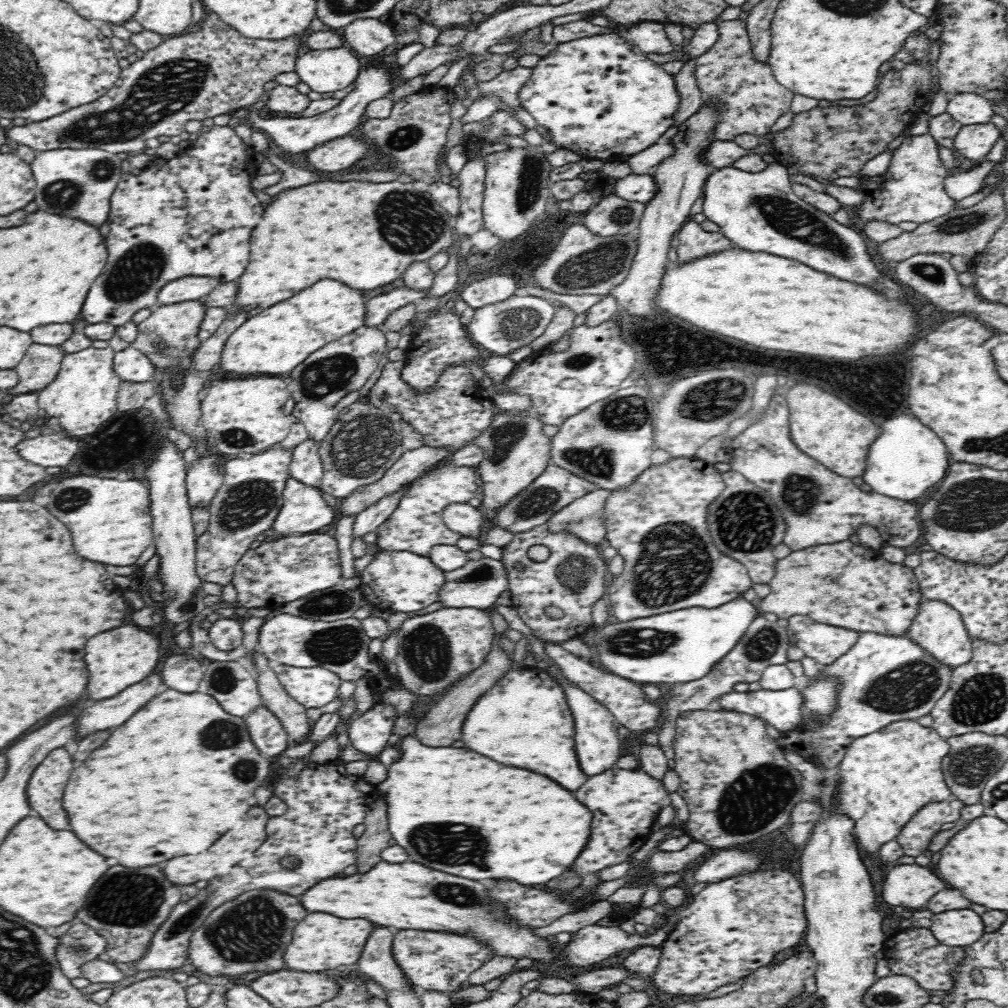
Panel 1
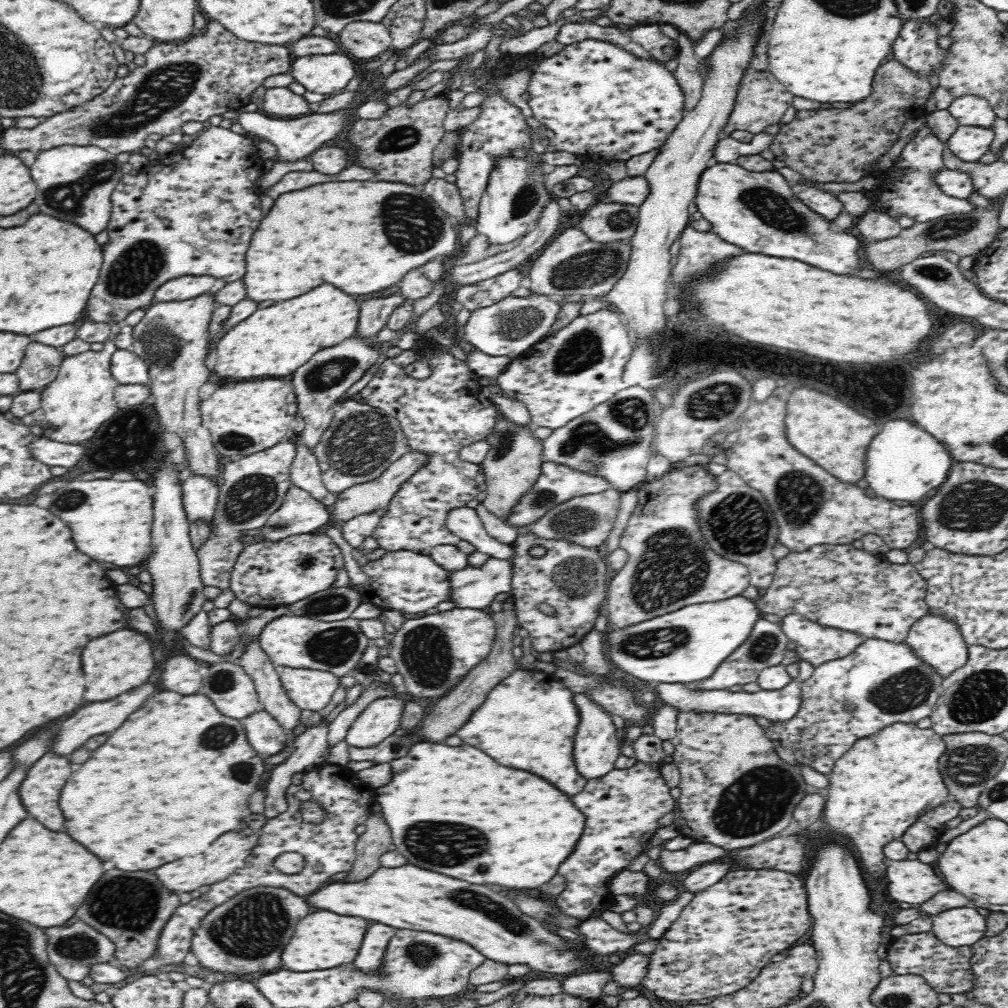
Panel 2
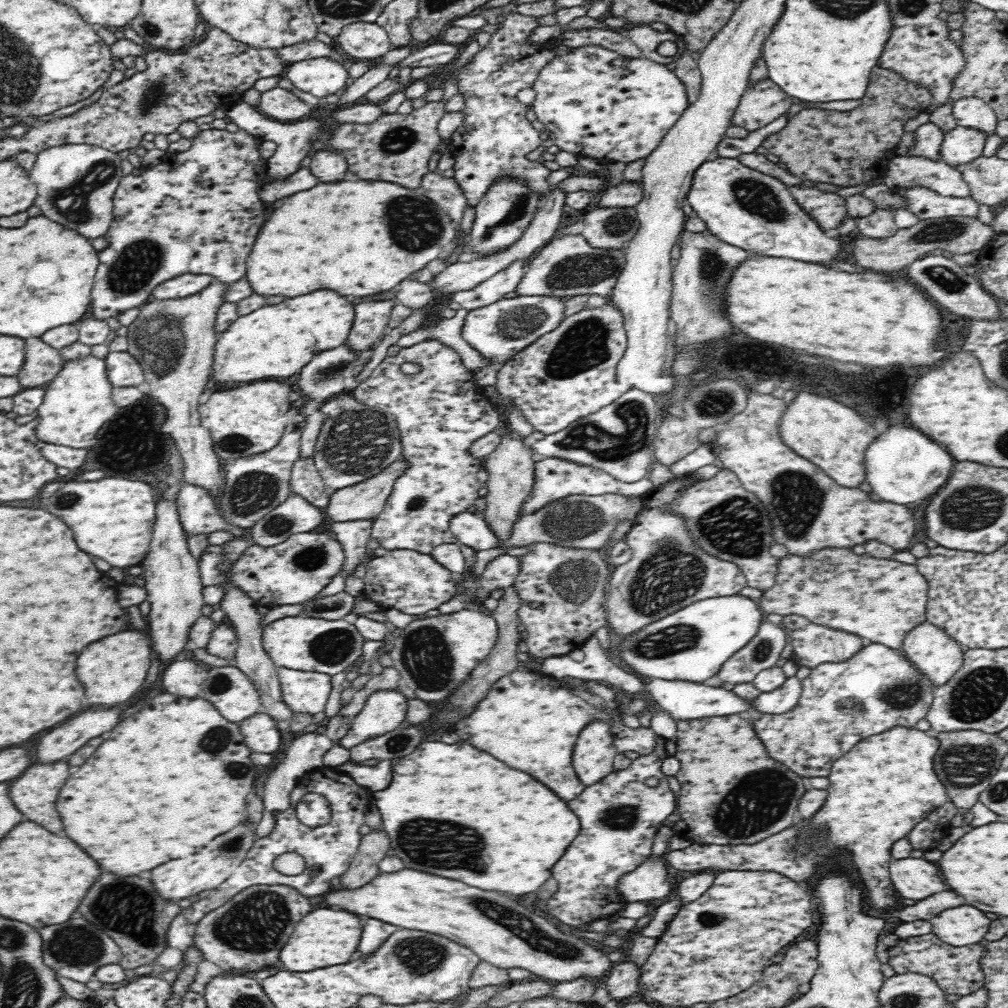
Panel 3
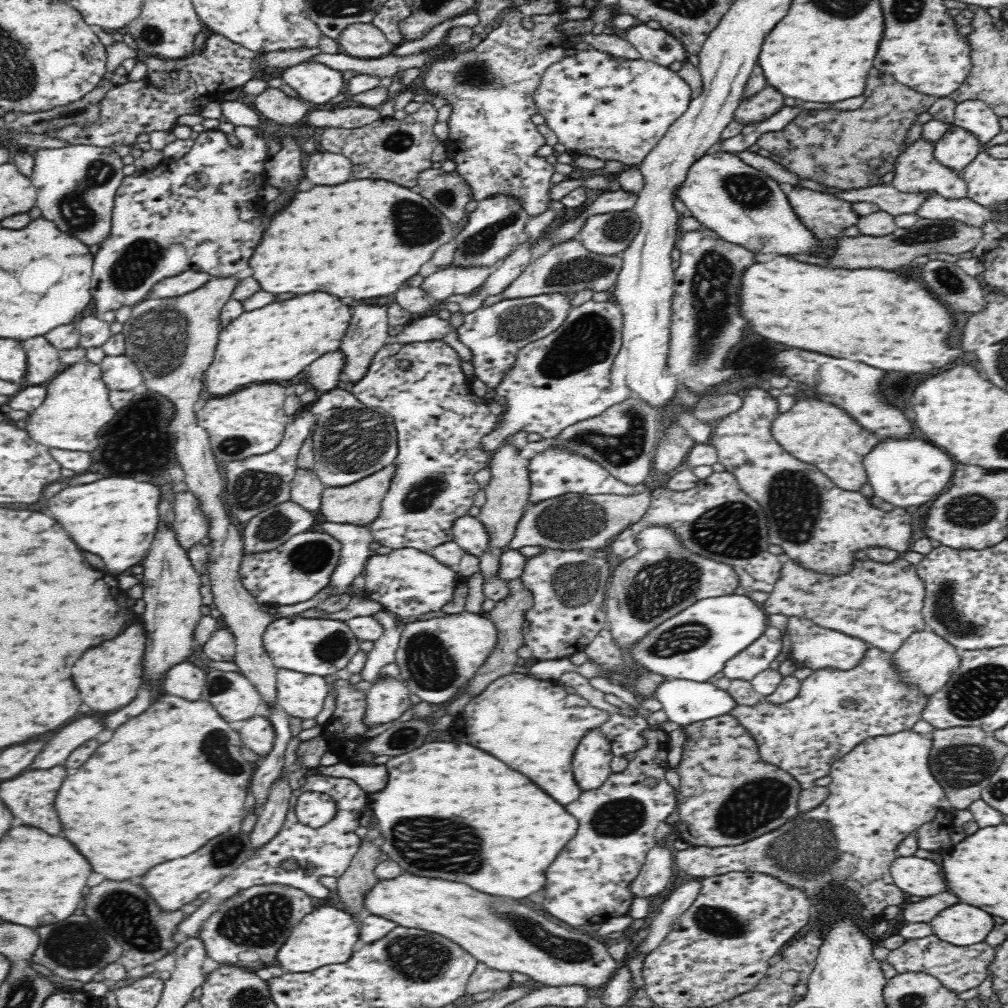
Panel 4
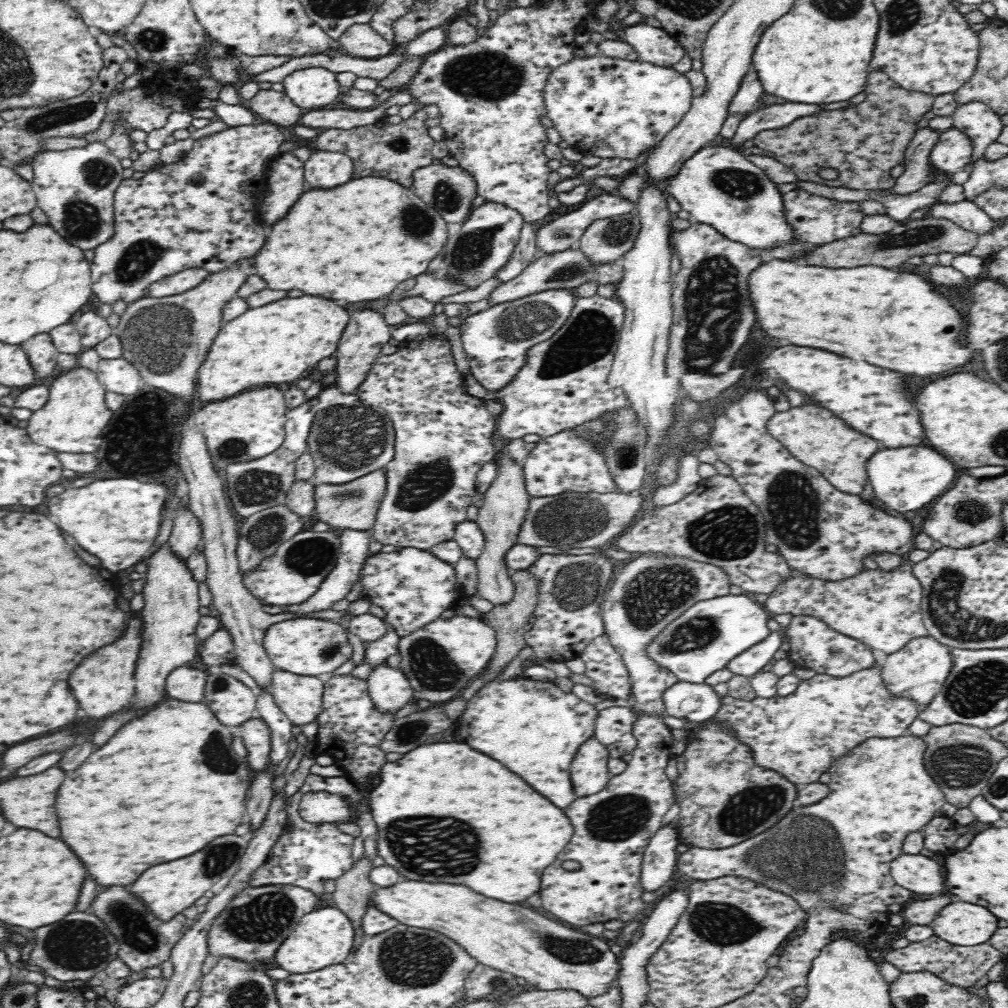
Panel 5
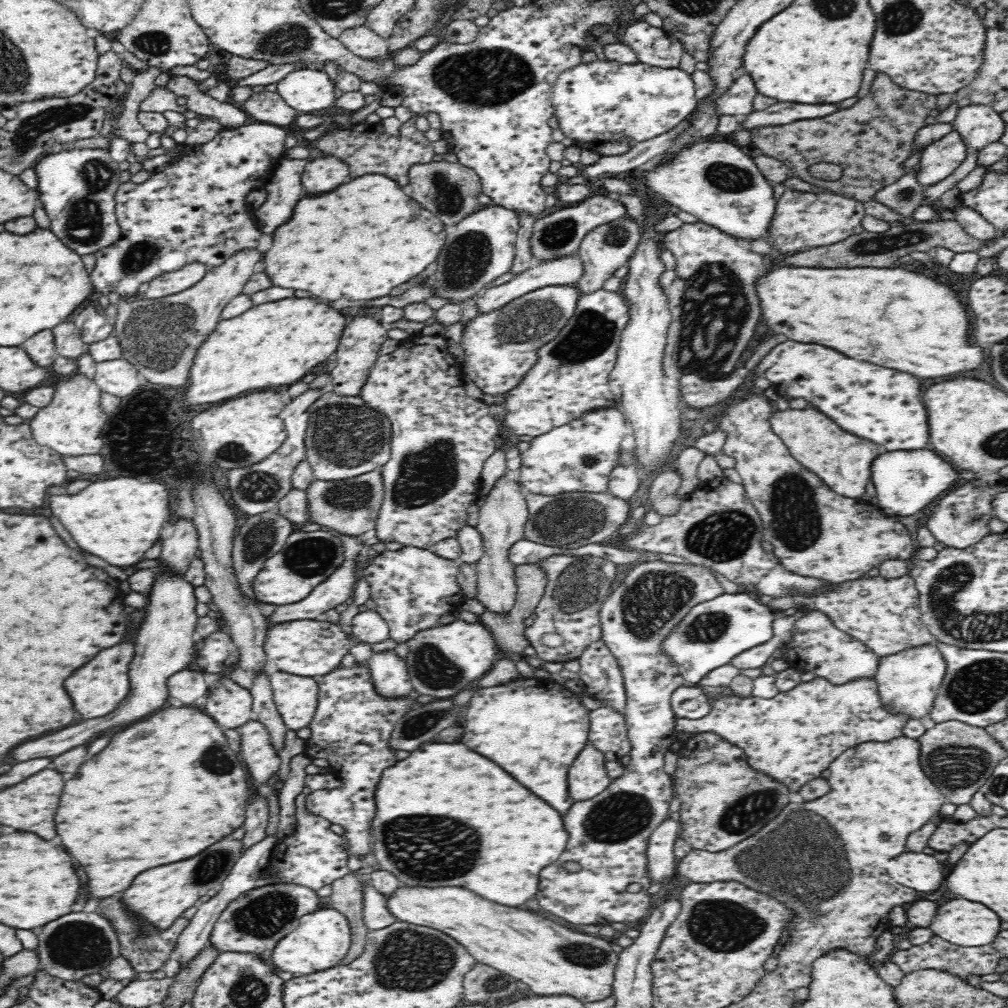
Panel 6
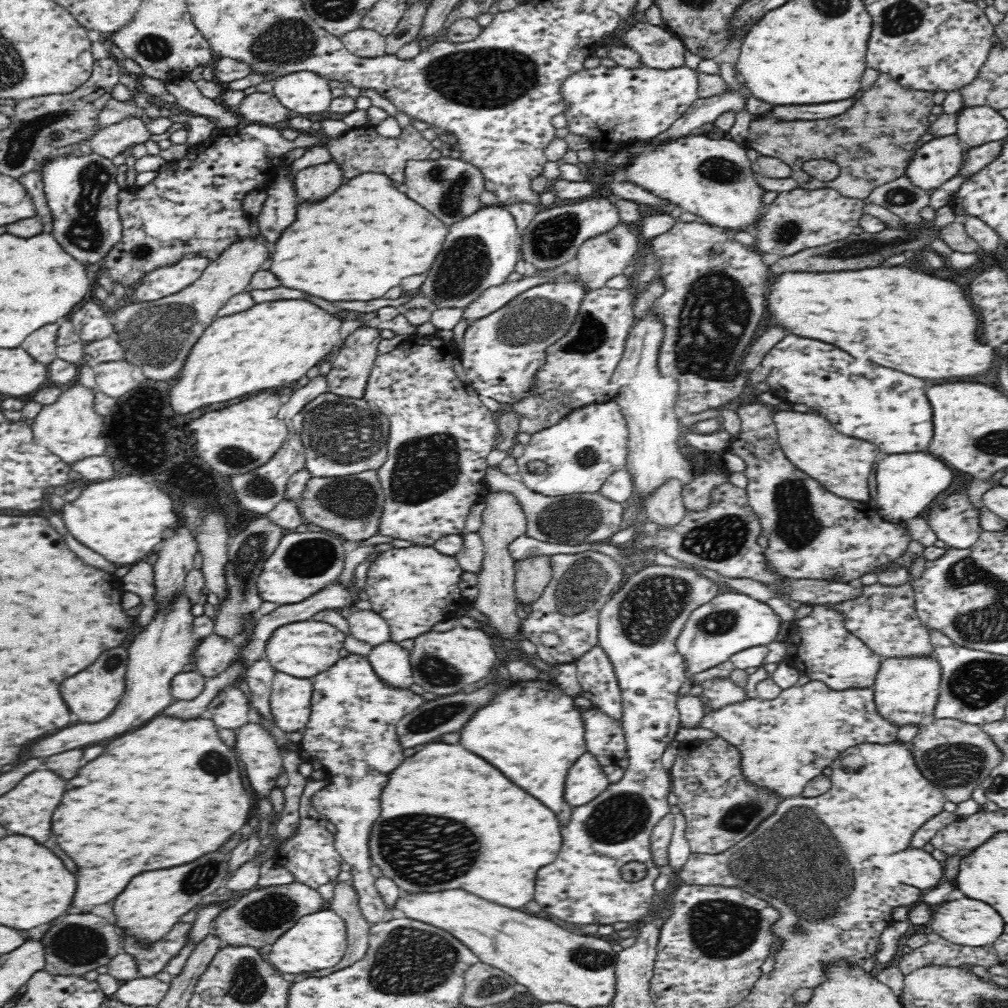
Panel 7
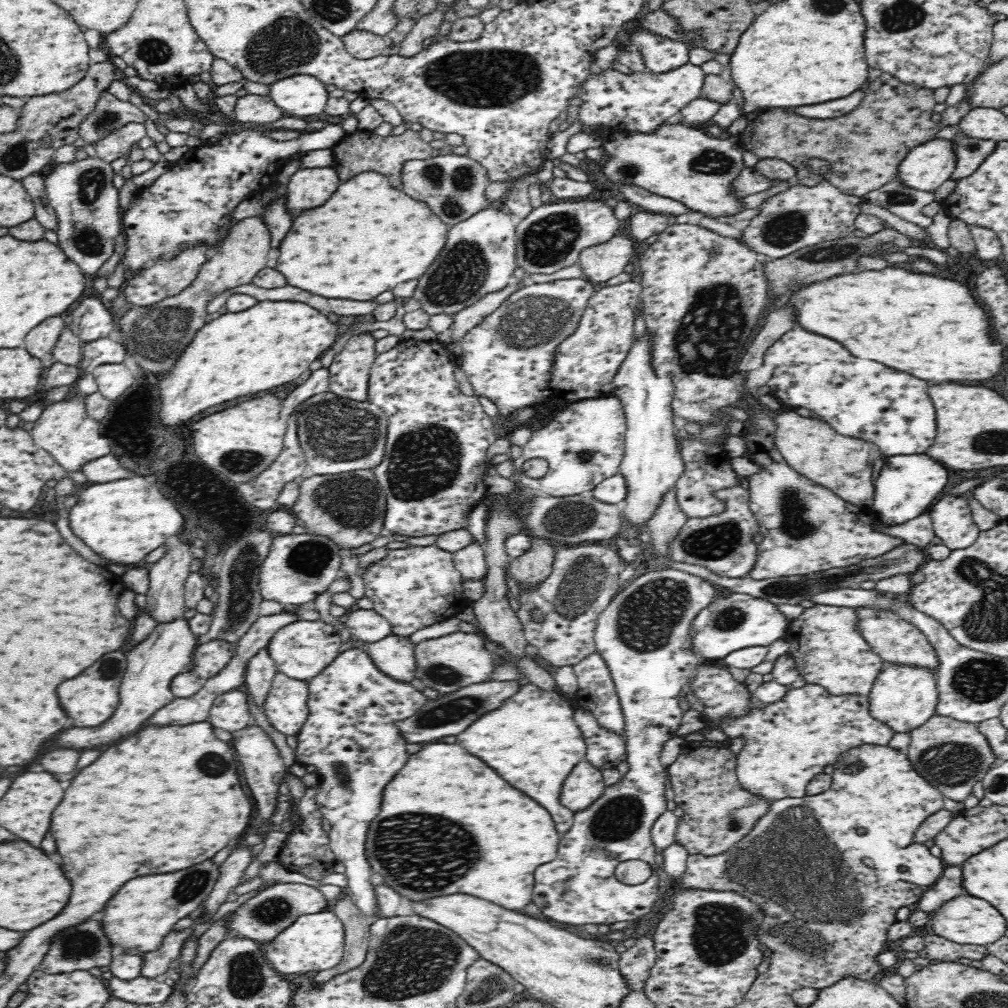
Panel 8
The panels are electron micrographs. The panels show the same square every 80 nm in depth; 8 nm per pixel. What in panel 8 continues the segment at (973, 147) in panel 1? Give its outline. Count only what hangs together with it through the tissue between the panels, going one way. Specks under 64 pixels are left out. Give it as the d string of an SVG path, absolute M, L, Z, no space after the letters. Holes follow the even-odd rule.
M954 138L929 140L907 154L896 179L910 188L934 192L951 179L956 165Z

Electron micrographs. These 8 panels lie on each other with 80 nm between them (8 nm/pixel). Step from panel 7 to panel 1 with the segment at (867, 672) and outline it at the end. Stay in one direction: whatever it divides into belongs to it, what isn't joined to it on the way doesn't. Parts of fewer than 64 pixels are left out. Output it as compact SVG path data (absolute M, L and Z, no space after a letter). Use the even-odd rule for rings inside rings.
M796 615L788 619L787 630L794 646L804 651L820 666L836 662L858 640L854 630L816 622L813 618Z

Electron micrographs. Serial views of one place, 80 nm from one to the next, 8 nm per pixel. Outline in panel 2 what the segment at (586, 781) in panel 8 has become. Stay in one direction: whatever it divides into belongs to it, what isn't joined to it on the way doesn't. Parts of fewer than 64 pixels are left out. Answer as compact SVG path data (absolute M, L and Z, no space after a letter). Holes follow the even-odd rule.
M585 693L574 694L576 694L576 706L580 710L580 726L578 726L576 740L574 740L576 768L588 780L600 778L614 770L616 759L621 755L621 741L617 732L617 725L612 720L612 716Z

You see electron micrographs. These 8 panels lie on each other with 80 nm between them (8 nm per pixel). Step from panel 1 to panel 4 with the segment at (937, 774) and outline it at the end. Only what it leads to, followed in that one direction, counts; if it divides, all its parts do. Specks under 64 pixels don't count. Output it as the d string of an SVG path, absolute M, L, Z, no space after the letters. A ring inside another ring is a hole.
M913 729L867 738L831 766L831 783L827 786L830 795L818 808L806 814L799 813L788 824L780 826L780 829L735 846L690 845L685 850L674 851L674 862L686 874L702 879L726 874L728 871L771 874L790 886L805 890L810 899L816 900L828 898L832 890L844 888L854 894L854 898L862 904L860 921L864 925L878 923L883 919L885 908L900 907L907 900L906 894L896 886L889 871L898 858L898 844L920 824L930 822L944 808L946 802L942 786L936 782L928 766L932 742L931 735L923 735Z

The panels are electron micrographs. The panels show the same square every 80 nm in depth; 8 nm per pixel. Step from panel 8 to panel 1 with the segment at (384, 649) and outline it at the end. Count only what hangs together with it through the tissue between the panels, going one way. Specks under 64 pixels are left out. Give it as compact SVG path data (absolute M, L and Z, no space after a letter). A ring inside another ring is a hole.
M376 702L346 728L351 745L368 755L367 770L363 777L372 785L378 786L387 776L387 770L380 762L379 754L385 749L386 744L394 740L394 712L396 709L392 709L392 705Z

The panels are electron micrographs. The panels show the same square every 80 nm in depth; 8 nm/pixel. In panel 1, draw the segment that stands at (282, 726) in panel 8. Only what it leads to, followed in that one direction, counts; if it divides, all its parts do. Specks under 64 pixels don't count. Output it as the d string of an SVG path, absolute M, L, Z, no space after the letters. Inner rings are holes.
M275 664L272 669L284 690L306 708L323 707L338 697L341 678L327 668L298 668Z

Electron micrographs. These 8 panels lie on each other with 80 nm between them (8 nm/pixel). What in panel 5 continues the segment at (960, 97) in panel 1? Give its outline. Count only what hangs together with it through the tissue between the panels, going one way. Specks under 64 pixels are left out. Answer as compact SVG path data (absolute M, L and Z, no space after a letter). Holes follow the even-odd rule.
M982 102L958 104L953 114L953 126L964 131L972 141L974 152L971 160L984 156L988 145L991 145L1005 127L996 114Z

